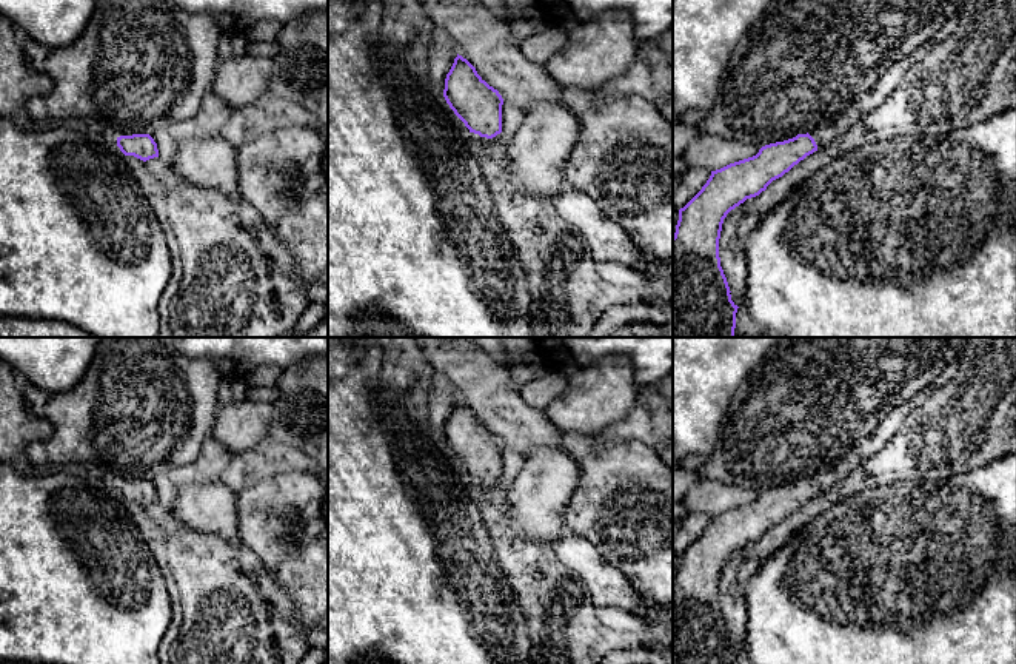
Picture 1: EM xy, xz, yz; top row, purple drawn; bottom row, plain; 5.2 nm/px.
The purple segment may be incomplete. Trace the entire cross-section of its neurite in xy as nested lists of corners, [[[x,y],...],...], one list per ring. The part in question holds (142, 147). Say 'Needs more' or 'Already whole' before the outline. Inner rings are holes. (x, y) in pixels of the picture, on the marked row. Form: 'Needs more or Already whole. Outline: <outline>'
Already whole. Outline: [[[149,134],[120,136],[117,146],[125,156],[134,156],[143,162],[159,157],[157,143]]]

